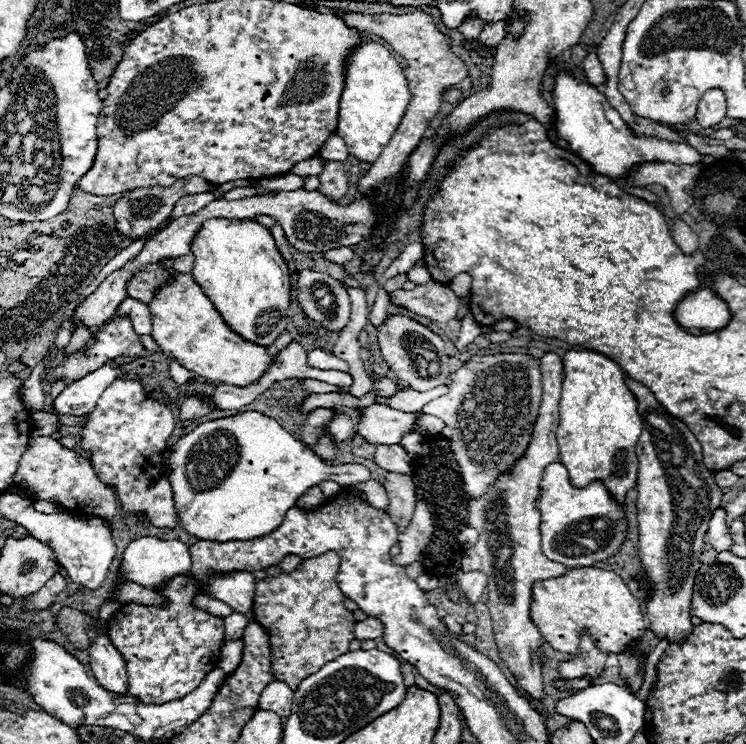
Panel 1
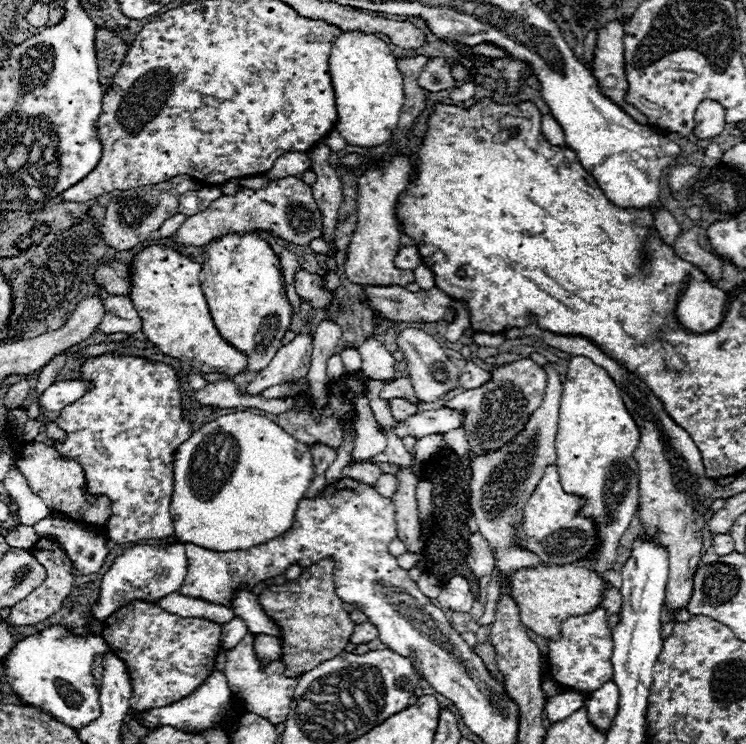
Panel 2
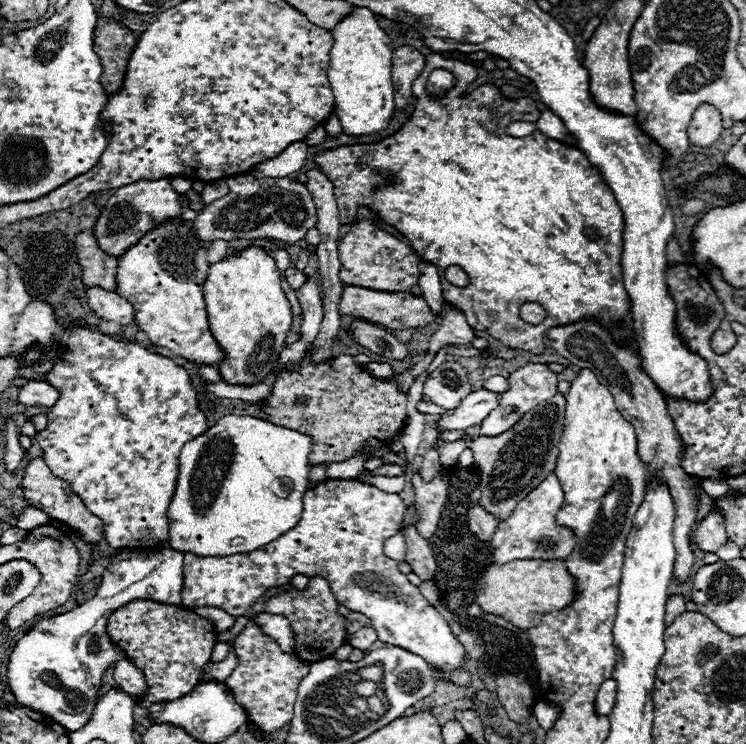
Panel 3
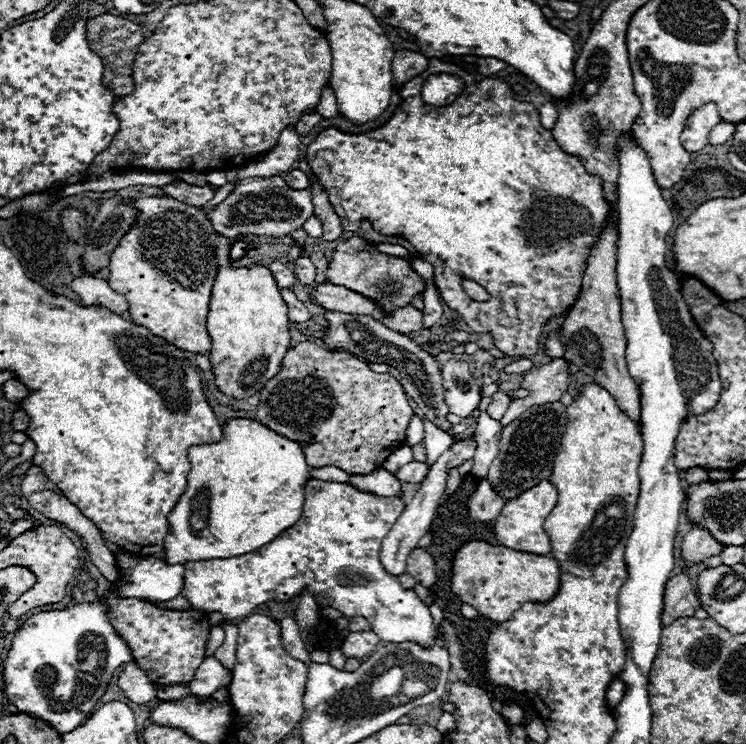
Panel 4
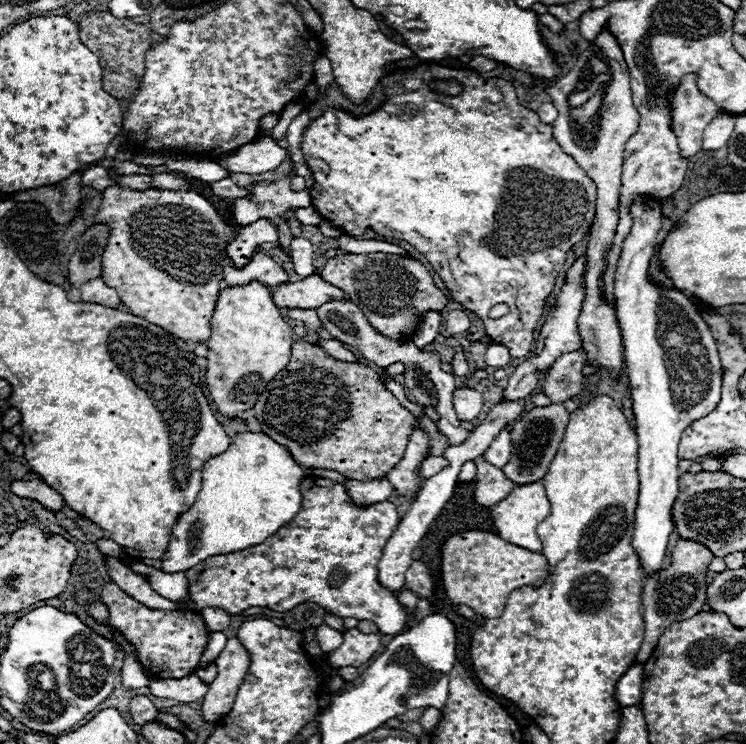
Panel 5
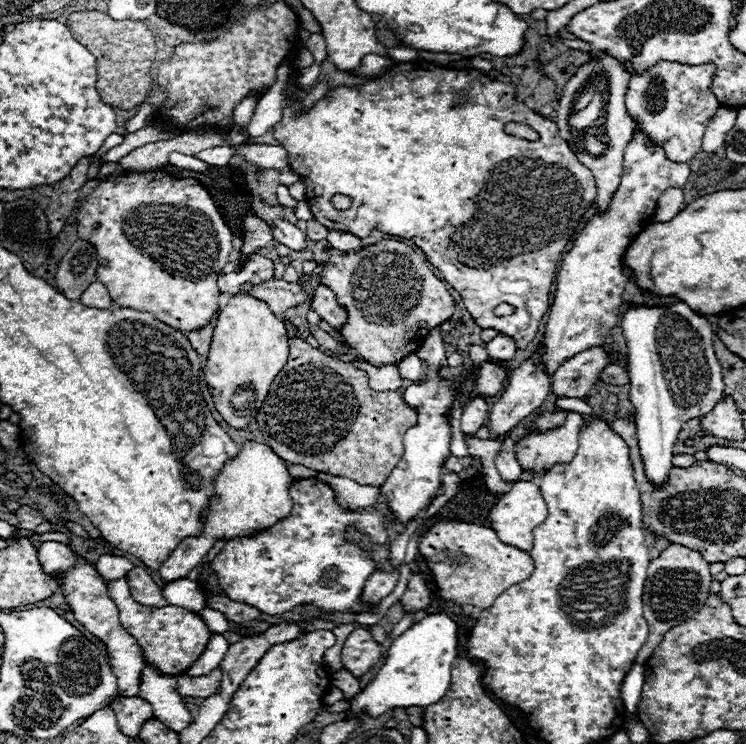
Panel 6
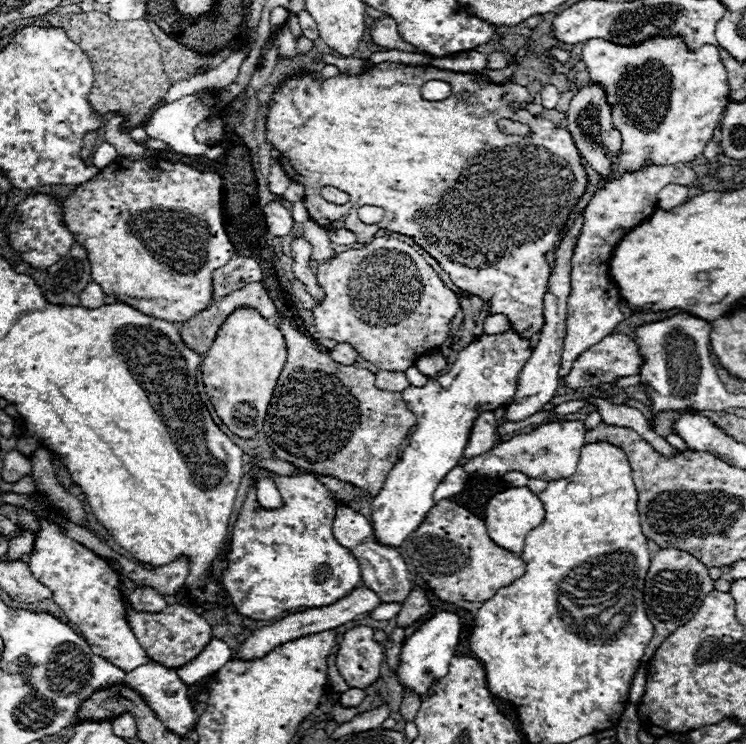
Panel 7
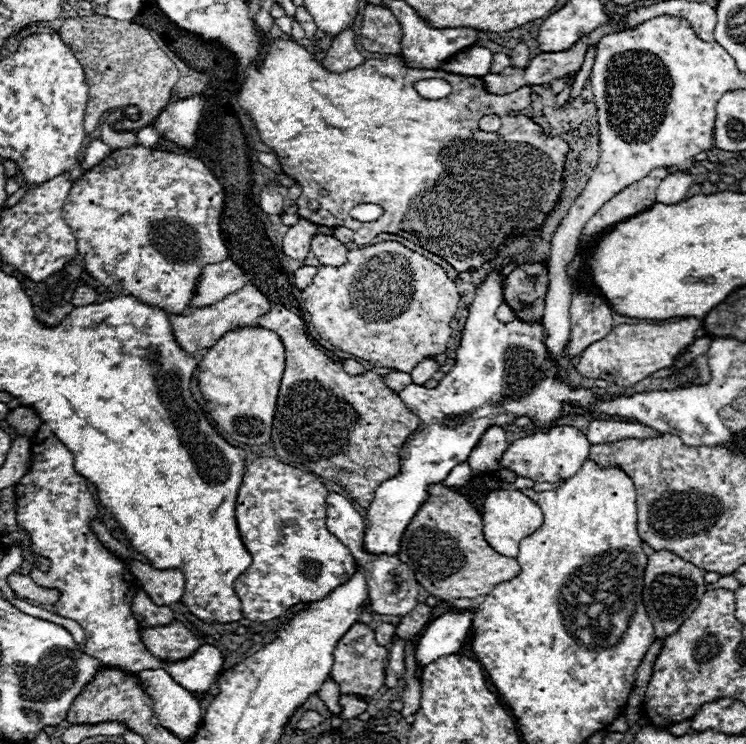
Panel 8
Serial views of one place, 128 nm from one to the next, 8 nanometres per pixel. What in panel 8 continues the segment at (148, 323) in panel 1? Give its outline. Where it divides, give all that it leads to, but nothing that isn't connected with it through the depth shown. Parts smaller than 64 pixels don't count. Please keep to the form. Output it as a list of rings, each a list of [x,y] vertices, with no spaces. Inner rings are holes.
[[[78,286],[76,292],[74,292],[74,296],[72,296],[72,304],[74,304],[74,306],[94,304],[96,298],[98,298],[98,292],[96,292],[94,288],[90,288],[90,286]]]

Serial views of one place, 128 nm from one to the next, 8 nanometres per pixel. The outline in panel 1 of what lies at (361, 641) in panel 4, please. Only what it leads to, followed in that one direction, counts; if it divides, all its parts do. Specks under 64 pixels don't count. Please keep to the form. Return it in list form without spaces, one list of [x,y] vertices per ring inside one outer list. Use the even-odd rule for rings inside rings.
[[[368,616],[366,620],[356,622],[354,636],[358,640],[376,640],[376,638],[382,638],[382,634],[384,634],[384,626],[382,626],[382,622],[378,618]]]

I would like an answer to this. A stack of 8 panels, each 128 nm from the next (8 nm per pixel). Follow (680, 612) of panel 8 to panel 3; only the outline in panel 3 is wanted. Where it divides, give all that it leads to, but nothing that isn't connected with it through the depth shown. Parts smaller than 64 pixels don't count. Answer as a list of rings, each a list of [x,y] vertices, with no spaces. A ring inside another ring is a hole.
[[[712,510],[694,530],[692,540],[704,550],[704,552],[716,552],[728,538],[724,534],[724,514],[718,510]],[[682,596],[668,598],[668,604],[666,604],[666,626],[670,626],[684,612],[686,612],[686,604],[684,604]]]

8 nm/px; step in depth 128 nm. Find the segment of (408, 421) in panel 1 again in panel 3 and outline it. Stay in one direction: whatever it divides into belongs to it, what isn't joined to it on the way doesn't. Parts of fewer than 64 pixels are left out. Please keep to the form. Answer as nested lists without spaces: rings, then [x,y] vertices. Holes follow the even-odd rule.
[[[480,388],[464,398],[454,410],[446,410],[446,414],[438,418],[436,430],[464,430],[482,422],[492,408],[496,408],[496,394]]]

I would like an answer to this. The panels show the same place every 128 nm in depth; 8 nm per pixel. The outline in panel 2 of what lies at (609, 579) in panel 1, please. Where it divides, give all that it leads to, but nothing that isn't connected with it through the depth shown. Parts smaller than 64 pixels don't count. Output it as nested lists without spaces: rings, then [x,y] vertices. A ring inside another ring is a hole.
[[[578,564],[566,566],[536,566],[532,570],[518,570],[512,574],[512,596],[520,608],[520,620],[528,630],[536,632],[546,640],[560,640],[560,624],[566,618],[590,614],[596,608],[604,608],[608,612],[608,620],[618,618],[622,606],[620,588],[612,586],[606,578],[596,574],[590,568]]]

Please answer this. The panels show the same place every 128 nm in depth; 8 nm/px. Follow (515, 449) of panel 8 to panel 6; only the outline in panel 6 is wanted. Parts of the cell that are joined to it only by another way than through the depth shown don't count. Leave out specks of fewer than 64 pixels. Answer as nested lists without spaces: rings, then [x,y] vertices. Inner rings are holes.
[[[568,412],[564,426],[548,432],[520,438],[516,442],[516,456],[524,470],[548,472],[556,462],[570,462],[578,448],[578,432],[584,424],[582,414]],[[450,456],[450,458],[446,458],[444,460],[444,472],[460,472],[464,466],[468,466],[468,464],[474,464],[478,470],[480,470],[480,464],[478,464],[478,460],[474,460],[472,456],[468,456],[468,458],[456,458],[456,456]]]

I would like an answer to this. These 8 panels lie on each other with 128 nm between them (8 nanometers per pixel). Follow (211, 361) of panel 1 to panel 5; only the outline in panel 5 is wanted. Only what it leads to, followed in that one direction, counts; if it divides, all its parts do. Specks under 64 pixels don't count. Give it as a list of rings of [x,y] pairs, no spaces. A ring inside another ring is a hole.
[[[112,186],[102,194],[102,206],[94,222],[108,222],[112,226],[112,234],[102,258],[104,282],[108,282],[108,286],[112,286],[120,294],[122,304],[128,306],[128,312],[132,312],[134,316],[142,316],[144,320],[162,326],[184,342],[208,342],[210,318],[218,300],[220,282],[224,276],[222,266],[228,246],[228,240],[224,236],[224,218],[198,192],[170,192],[158,188],[136,192]]]

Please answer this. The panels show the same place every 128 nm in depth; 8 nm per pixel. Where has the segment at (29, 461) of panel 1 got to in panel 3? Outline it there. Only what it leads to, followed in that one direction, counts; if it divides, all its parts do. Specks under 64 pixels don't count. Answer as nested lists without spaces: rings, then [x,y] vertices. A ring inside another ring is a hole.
[[[38,456],[38,458],[32,458],[28,468],[24,468],[24,476],[22,476],[22,490],[24,490],[24,498],[34,504],[34,506],[40,506],[40,510],[44,510],[50,518],[56,518],[68,526],[72,526],[72,530],[76,530],[80,534],[80,538],[84,542],[98,542],[102,540],[104,536],[104,522],[94,516],[86,506],[84,502],[80,502],[78,494],[70,488],[70,484],[58,476],[52,474],[52,470],[48,468],[44,456]]]

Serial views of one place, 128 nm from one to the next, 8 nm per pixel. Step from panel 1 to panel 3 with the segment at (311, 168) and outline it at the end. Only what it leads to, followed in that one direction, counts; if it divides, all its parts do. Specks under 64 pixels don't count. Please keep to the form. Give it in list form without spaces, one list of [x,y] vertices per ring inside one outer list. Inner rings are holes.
[[[296,142],[290,148],[282,150],[274,160],[262,162],[250,174],[254,178],[284,178],[298,172],[308,162],[308,146],[304,142]]]

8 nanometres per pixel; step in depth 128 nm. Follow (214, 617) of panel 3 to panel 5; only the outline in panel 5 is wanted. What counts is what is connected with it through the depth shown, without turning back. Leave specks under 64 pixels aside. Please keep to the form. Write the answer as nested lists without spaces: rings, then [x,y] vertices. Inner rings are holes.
[[[234,636],[227,640],[222,654],[214,664],[218,668],[218,676],[210,684],[202,704],[202,716],[208,722],[218,722],[232,710],[238,686],[250,666],[250,656]]]

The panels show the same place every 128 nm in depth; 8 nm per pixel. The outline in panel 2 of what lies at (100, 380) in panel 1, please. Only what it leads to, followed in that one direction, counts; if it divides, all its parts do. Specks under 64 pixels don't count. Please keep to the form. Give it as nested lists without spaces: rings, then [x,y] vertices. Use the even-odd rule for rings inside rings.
[[[60,380],[60,382],[54,382],[42,396],[40,396],[40,406],[46,408],[46,410],[52,410],[52,412],[58,412],[62,410],[64,406],[80,400],[90,388],[90,382],[88,380]]]

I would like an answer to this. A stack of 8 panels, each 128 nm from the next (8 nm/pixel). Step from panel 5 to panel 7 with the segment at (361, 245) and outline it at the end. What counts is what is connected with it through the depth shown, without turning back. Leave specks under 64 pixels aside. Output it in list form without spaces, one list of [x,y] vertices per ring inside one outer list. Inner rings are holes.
[[[342,228],[342,230],[330,230],[330,232],[328,232],[328,238],[330,238],[332,244],[338,244],[338,246],[350,246],[350,244],[356,242],[354,232],[344,230],[344,228]]]

